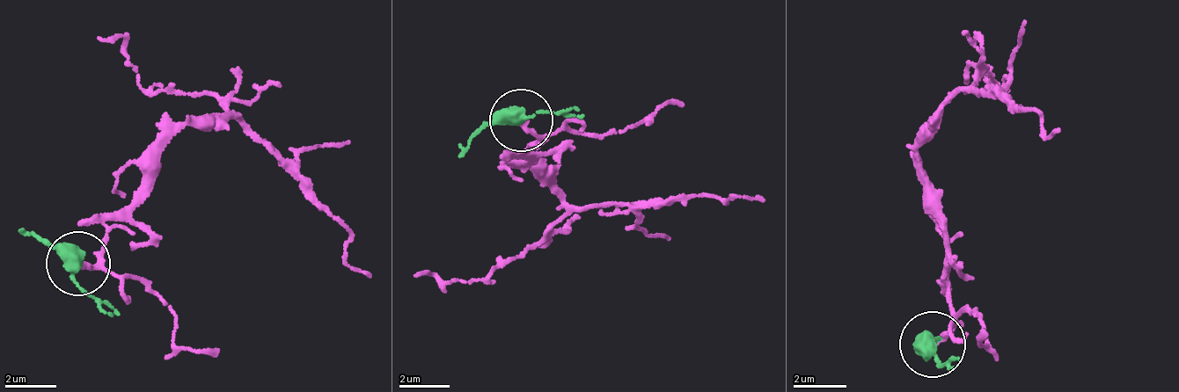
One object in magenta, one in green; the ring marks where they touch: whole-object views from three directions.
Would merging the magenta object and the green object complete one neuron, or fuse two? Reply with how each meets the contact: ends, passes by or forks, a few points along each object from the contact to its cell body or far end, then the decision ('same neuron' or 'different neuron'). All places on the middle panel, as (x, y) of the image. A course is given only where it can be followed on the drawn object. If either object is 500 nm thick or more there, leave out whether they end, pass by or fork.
magenta ends | green passes by | magenta via (526, 119), (542, 136), (516, 160), (550, 168), (567, 202), (601, 210), (765, 199) | green via (520, 117), (498, 119), (461, 158) | different neuron

